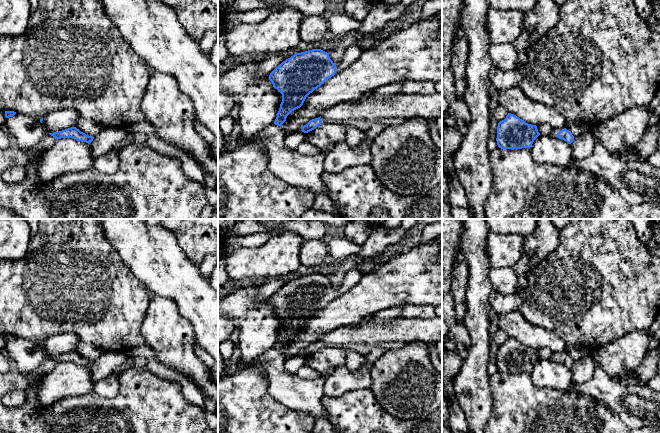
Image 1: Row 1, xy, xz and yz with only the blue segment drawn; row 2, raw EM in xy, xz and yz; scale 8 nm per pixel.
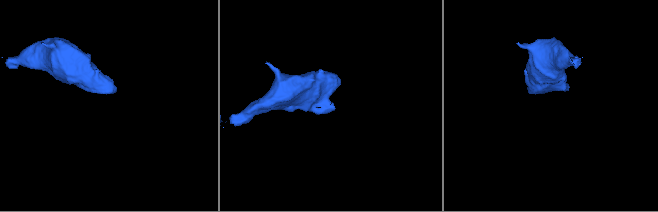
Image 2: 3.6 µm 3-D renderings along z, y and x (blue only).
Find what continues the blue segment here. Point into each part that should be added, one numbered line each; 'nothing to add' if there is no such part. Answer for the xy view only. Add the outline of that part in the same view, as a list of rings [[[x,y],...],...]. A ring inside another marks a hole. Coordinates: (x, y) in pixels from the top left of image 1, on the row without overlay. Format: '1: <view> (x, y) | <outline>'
nothing to add

